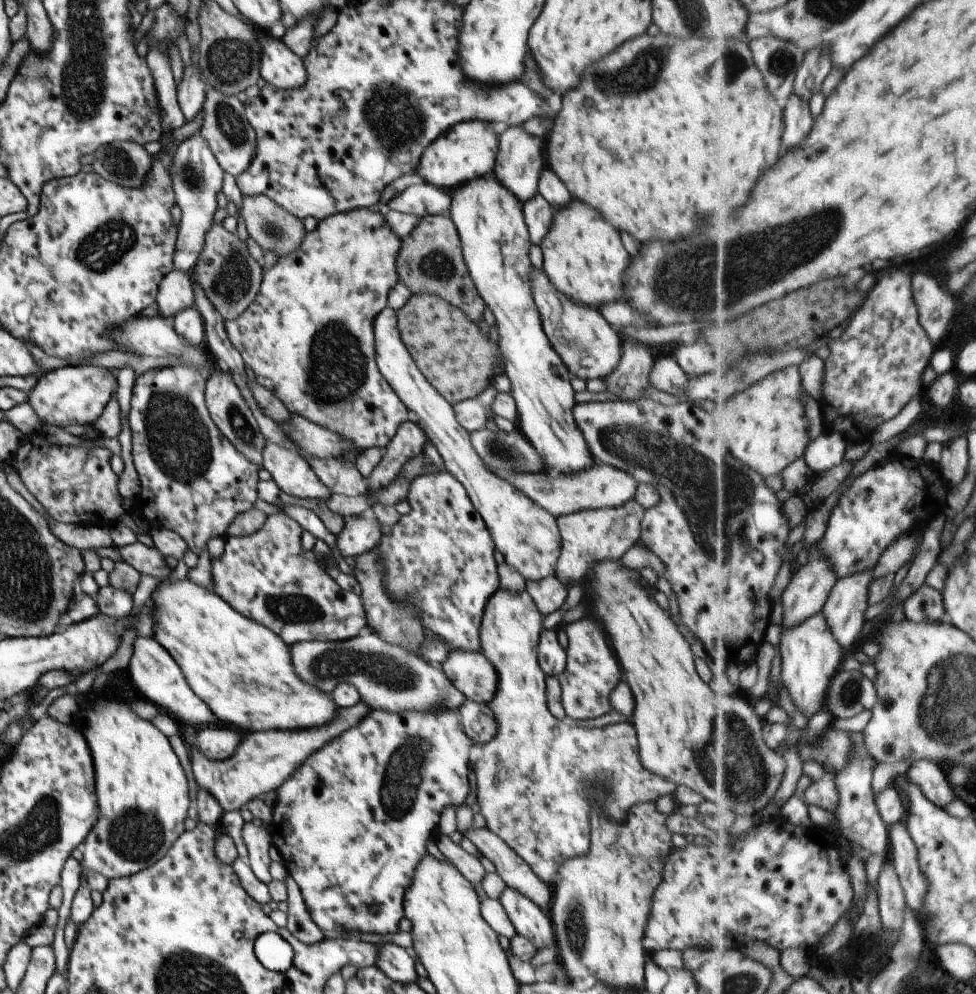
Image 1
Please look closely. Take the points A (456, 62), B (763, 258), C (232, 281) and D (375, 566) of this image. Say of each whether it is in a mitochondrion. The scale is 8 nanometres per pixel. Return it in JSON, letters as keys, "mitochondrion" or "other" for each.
{"A":"other","B":"mitochondrion","C":"mitochondrion","D":"other"}

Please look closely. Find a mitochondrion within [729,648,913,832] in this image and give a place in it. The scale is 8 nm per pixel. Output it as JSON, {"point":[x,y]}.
{"point":[848,693]}

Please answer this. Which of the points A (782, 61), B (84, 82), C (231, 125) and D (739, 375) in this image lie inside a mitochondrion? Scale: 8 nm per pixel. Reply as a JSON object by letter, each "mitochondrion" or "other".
{"A":"mitochondrion","B":"mitochondrion","C":"mitochondrion","D":"mitochondrion"}

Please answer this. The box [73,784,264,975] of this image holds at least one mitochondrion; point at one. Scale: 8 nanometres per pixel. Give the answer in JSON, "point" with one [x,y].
{"point":[135,834]}

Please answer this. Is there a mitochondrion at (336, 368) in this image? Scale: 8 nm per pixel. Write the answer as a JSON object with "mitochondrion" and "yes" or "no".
{"mitochondrion":"yes"}

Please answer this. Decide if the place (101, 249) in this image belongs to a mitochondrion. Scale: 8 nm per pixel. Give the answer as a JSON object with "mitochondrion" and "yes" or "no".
{"mitochondrion":"yes"}

